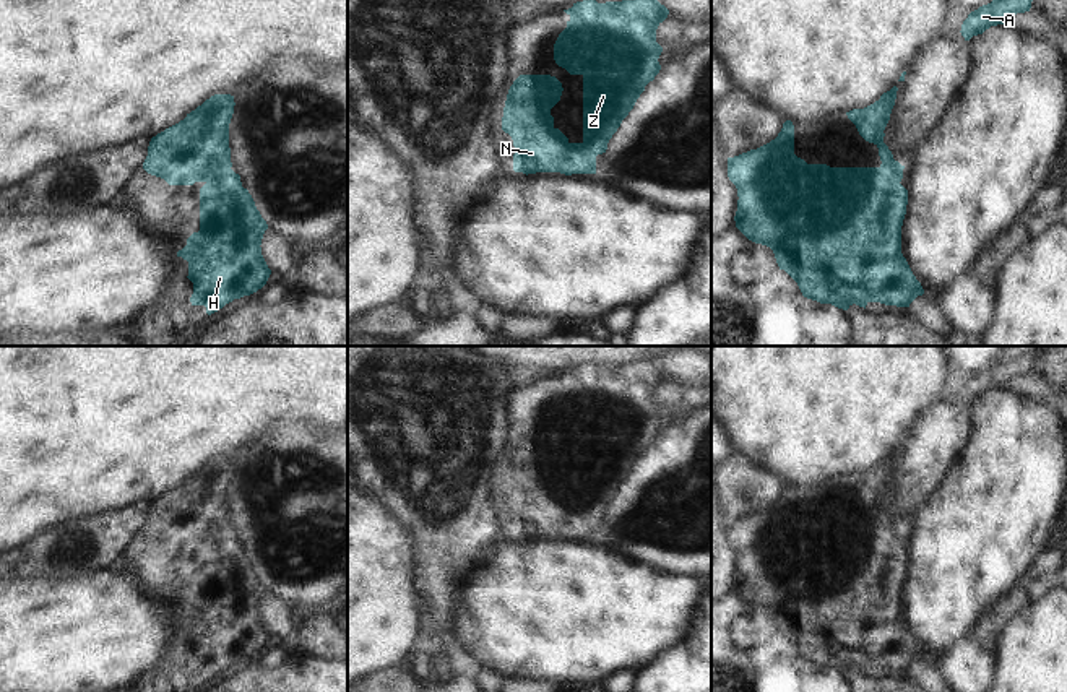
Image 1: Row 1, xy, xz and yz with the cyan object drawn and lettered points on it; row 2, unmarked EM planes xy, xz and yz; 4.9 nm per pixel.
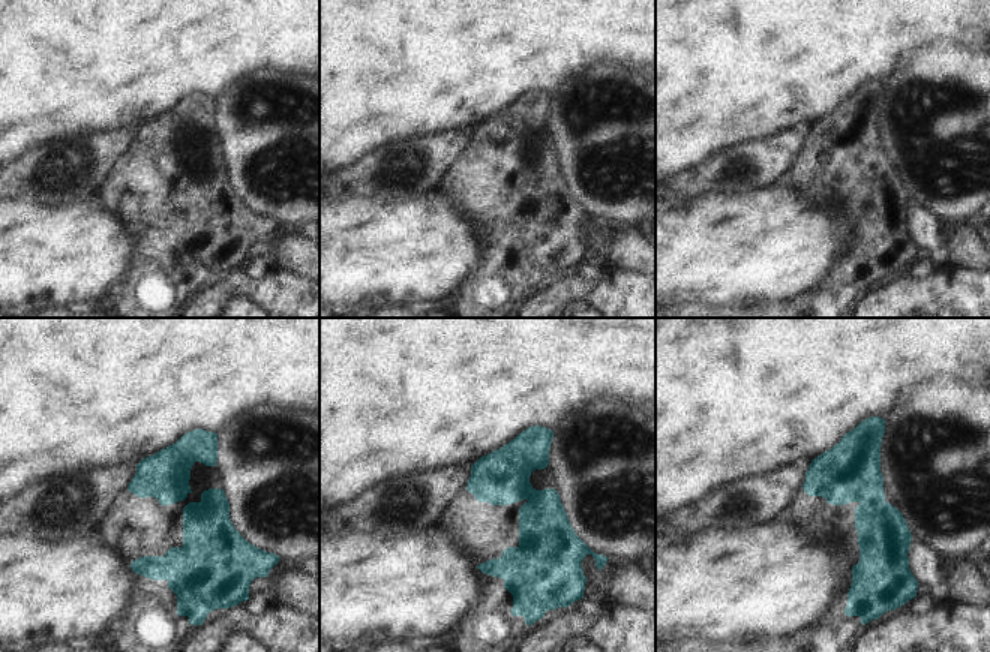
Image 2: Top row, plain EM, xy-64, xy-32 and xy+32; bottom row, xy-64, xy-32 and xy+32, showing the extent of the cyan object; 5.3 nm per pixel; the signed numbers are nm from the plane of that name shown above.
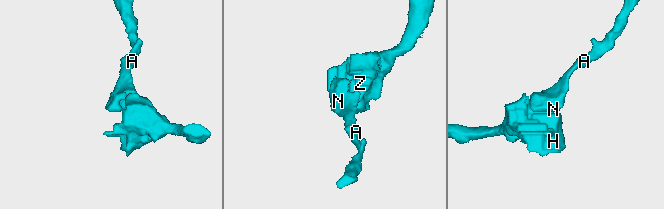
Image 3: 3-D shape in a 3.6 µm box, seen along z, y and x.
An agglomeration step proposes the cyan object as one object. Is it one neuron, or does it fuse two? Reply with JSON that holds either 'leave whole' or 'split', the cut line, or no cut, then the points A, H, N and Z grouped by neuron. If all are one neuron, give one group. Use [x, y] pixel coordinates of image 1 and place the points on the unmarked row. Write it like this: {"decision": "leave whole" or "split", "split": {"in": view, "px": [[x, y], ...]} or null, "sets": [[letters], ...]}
{"decision": "leave whole", "split": null, "sets": [["A", "H", "N", "Z"]]}

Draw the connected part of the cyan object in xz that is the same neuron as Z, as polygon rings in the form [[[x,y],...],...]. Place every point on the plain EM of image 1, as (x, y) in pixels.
[[[654,361],[606,367],[590,362],[564,375],[570,383],[554,408],[554,424],[570,439],[583,440],[583,505],[570,507],[554,491],[551,473],[560,465],[562,447],[551,439],[520,439],[507,458],[502,494],[513,504],[513,534],[526,539],[596,538],[596,520],[606,517],[622,484],[661,434],[658,422],[663,411],[656,406],[656,393],[667,382],[669,374]]]

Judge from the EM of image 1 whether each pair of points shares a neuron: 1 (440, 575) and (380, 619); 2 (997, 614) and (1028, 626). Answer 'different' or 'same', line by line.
1: different
2: different

